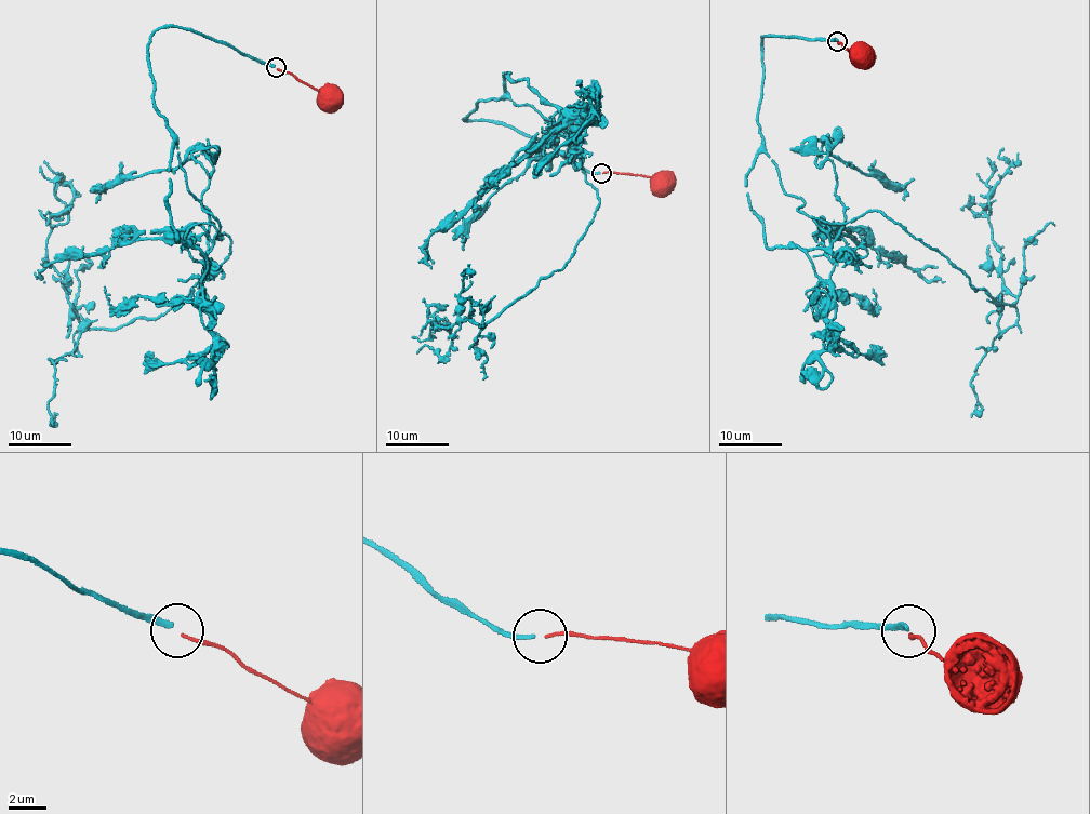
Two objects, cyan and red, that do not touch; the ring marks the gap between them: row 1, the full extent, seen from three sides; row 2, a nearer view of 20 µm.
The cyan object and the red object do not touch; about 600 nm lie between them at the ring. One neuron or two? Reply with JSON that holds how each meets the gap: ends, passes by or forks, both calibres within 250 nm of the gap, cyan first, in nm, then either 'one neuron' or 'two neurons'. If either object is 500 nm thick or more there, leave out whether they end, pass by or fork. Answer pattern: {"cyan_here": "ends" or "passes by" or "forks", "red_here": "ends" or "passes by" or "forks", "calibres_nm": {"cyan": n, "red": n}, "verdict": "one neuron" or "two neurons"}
{"cyan_here": "ends", "red_here": "ends", "calibres_nm": {"cyan": 240, "red": 150}, "verdict": "two neurons"}

